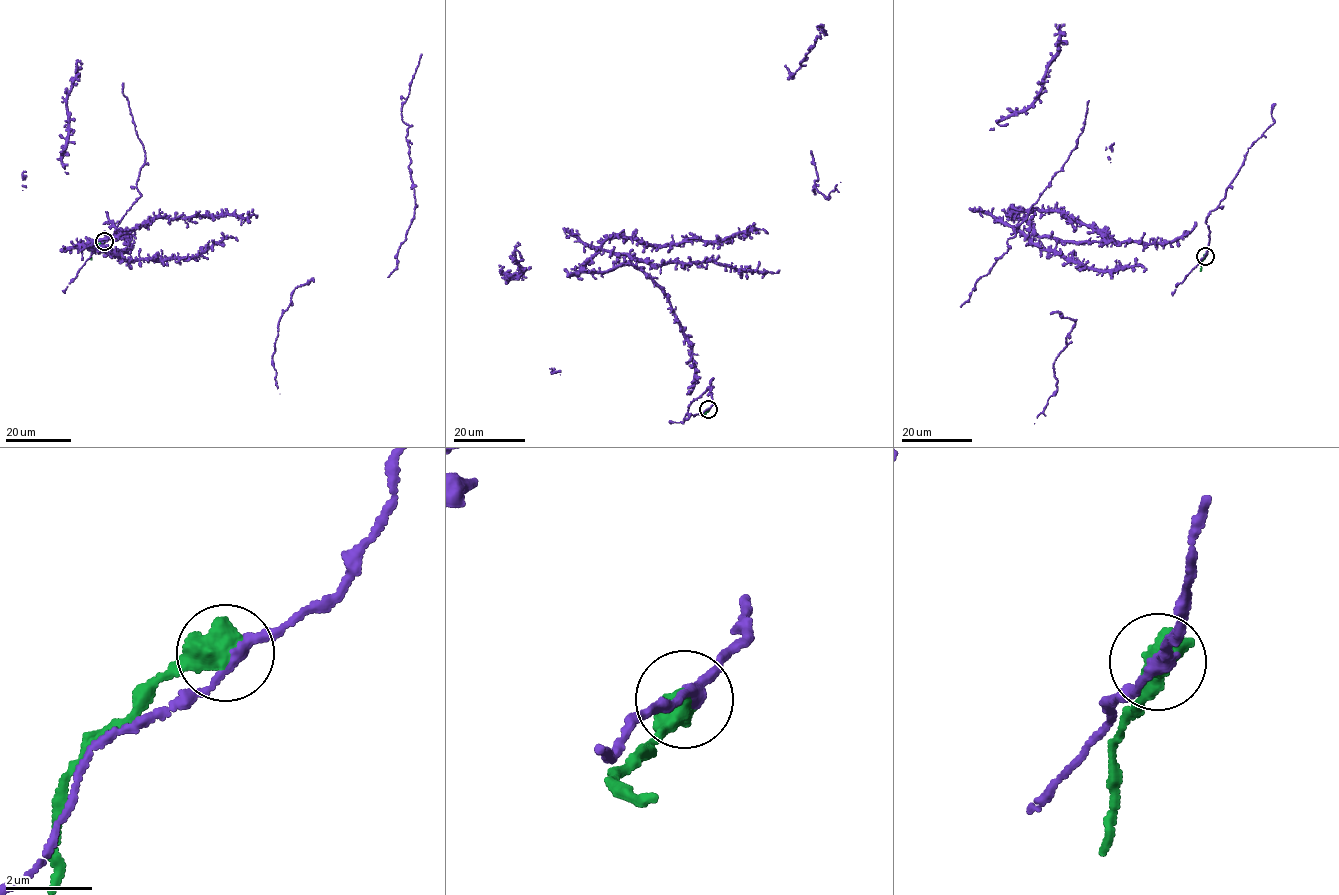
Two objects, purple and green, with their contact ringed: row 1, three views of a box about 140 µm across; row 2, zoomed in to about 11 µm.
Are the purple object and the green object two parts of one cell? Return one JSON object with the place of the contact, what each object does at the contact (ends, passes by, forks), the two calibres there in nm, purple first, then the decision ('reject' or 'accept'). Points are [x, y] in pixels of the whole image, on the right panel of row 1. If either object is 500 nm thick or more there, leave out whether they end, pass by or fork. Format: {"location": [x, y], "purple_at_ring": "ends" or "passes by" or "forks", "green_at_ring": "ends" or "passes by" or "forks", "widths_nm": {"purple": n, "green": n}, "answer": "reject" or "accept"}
{"location": [1205, 256], "widths_nm": {"purple": 260, "green": 700}, "answer": "reject"}

